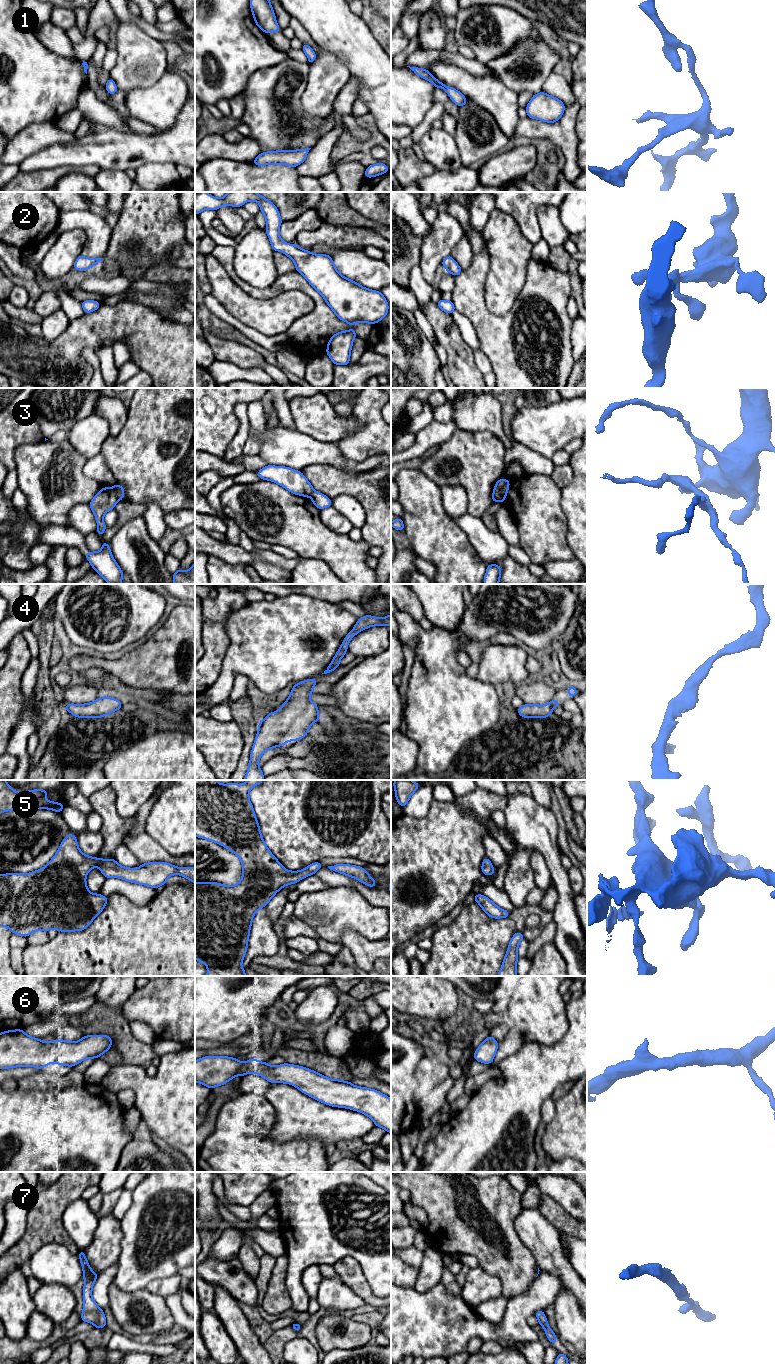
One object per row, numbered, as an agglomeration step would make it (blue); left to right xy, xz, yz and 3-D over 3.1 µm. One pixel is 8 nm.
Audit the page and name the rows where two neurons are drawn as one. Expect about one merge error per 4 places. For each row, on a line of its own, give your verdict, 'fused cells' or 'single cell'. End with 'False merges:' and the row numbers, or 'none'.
1: single cell
2: single cell
3: fused cells
4: single cell
5: single cell
6: single cell
7: single cell
False merges: 3

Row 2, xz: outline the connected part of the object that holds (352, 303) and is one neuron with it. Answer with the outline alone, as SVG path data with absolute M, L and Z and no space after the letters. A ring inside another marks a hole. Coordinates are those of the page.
M207 192L195 194L195 213L205 209L218 210L230 205L243 206L245 202L257 201L266 219L266 233L274 251L283 252L291 258L296 271L302 274L318 291L335 315L350 325L357 322L375 324L386 317L388 303L380 291L362 287L342 276L332 261L331 255L313 254L296 244L287 244L279 236L283 220L276 206L256 192L228 192L223 198L215 198Z

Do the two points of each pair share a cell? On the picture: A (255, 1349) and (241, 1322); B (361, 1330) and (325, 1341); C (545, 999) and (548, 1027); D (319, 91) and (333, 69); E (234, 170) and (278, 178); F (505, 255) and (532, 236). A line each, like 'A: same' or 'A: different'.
A: same
B: same
C: same
D: same
E: same
F: different

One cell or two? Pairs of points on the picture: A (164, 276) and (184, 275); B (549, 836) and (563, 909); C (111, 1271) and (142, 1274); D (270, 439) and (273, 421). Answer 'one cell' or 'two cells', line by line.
A: one cell
B: one cell
C: two cells
D: two cells

